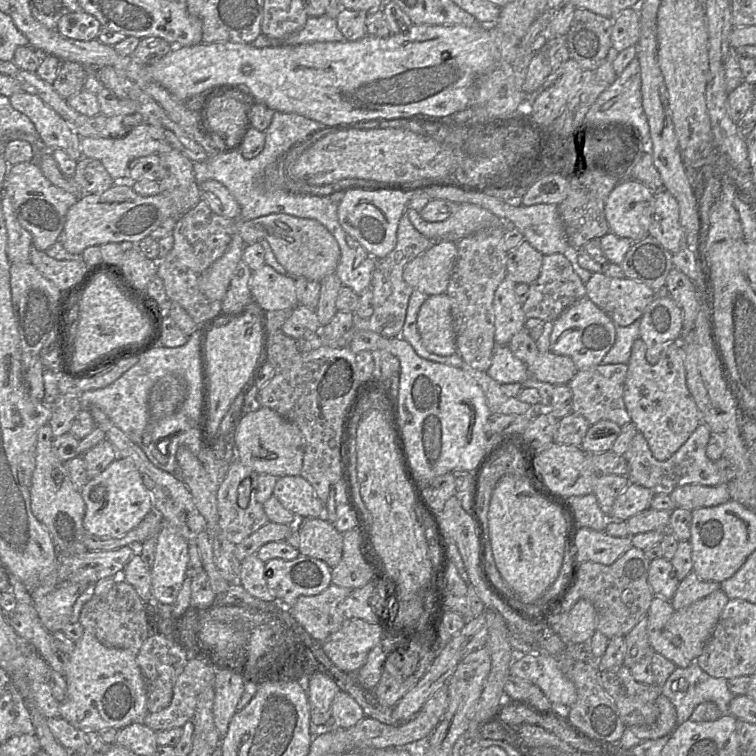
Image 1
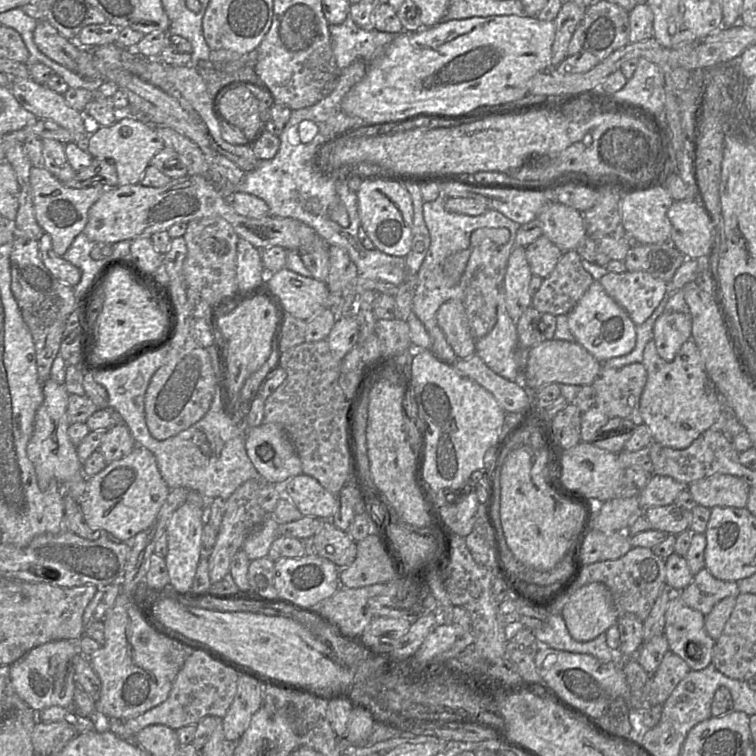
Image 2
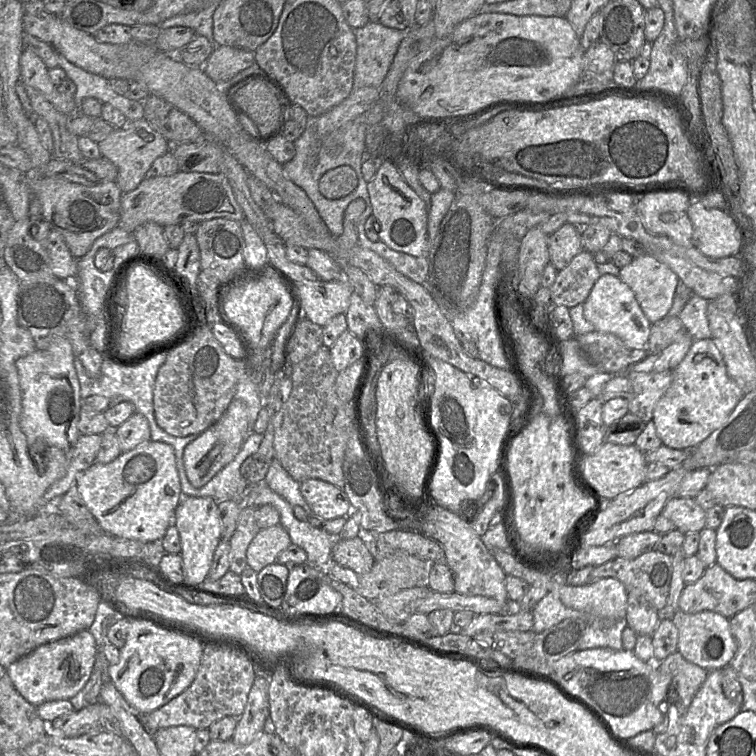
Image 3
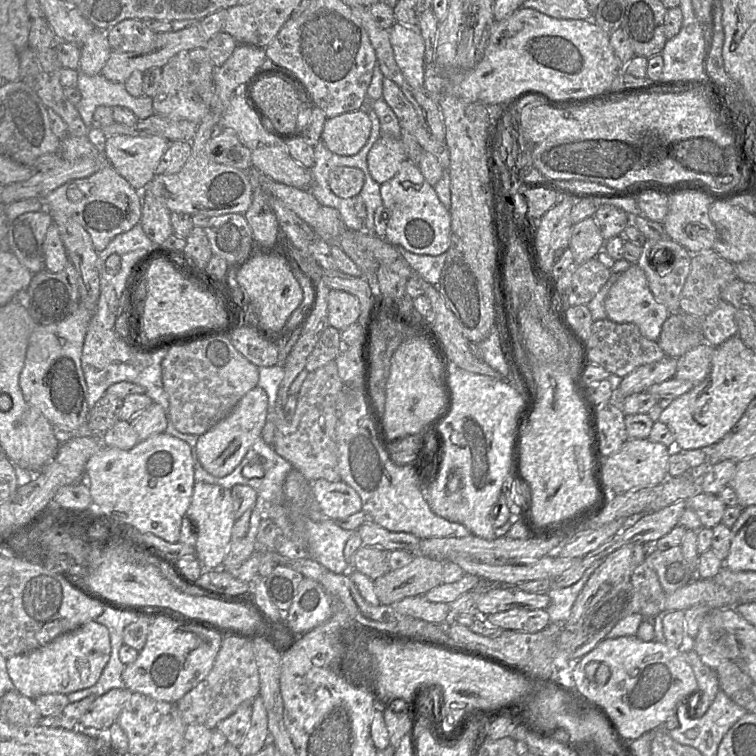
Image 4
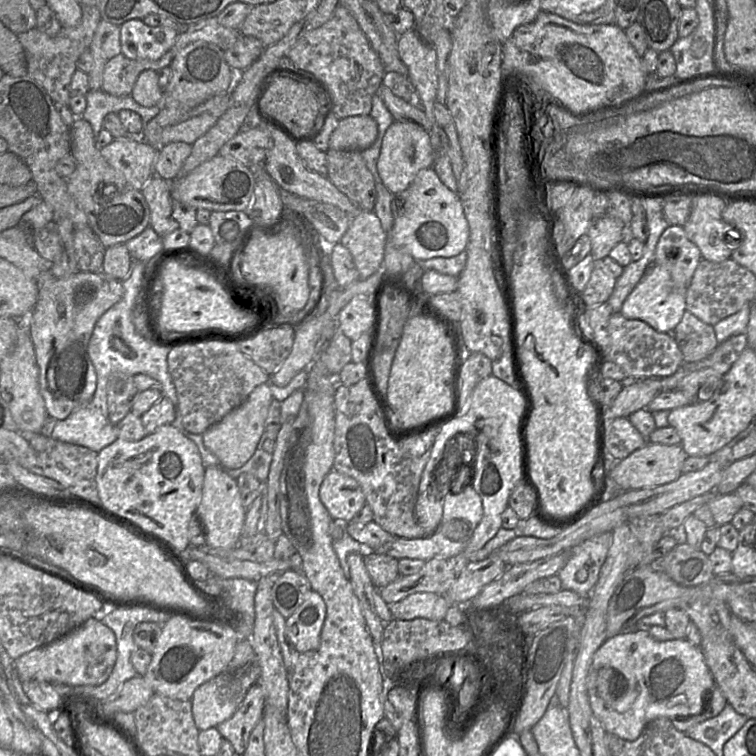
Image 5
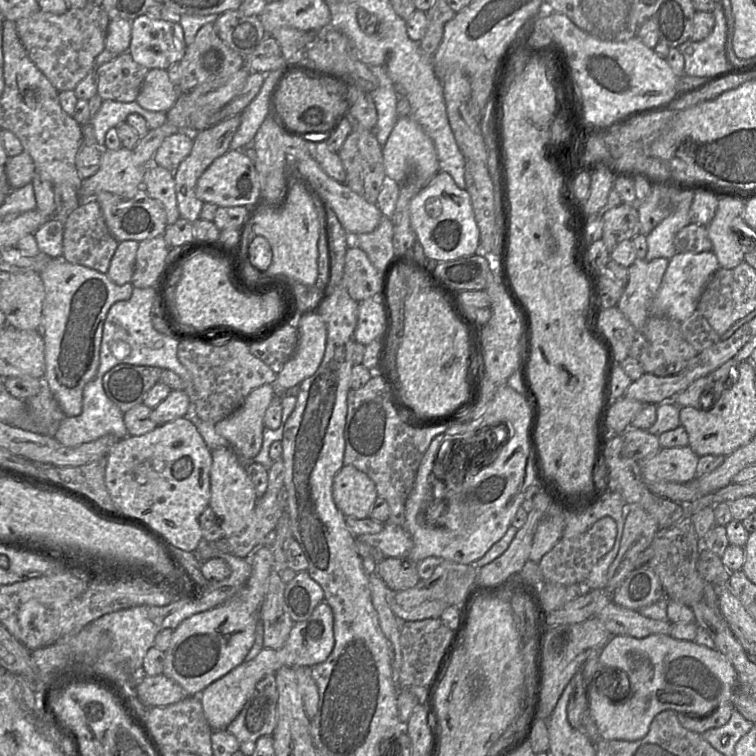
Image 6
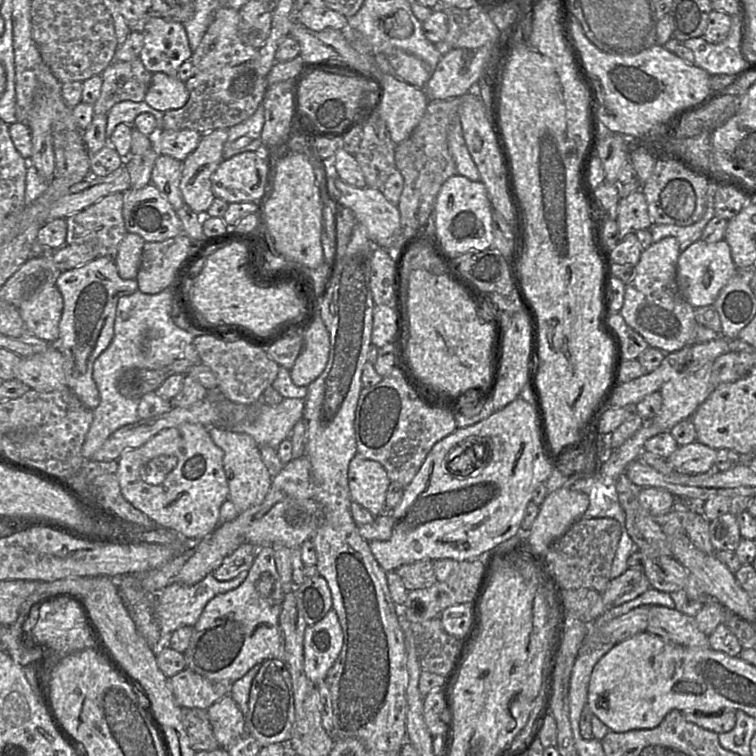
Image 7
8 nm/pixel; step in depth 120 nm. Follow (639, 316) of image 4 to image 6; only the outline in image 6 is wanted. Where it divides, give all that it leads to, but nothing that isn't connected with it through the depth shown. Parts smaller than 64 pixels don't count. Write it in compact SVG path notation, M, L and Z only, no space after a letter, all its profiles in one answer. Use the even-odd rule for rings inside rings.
M713 251L677 253L669 259L660 288L650 306L651 317L662 317L682 323L697 310L701 295L719 269L720 265Z

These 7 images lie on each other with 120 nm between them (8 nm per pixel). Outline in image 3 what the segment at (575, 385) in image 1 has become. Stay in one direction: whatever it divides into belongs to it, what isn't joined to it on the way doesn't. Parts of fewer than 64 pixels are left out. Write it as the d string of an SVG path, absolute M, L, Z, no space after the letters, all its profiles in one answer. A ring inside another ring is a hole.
M671 371L634 372L626 374L633 386L634 395L629 399L629 413L647 424L652 421L654 408L672 381Z

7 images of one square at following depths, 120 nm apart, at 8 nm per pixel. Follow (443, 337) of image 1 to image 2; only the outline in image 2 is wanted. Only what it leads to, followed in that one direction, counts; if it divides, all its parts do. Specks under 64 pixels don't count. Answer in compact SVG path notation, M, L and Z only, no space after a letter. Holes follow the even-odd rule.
M462 300L443 303L437 311L436 319L457 358L476 354L476 341L471 335Z

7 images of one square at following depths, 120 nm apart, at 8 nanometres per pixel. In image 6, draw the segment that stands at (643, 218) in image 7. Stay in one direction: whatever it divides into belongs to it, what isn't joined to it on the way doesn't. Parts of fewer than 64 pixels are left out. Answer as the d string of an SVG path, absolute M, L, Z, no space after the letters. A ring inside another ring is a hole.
M620 204L602 215L604 241L609 253L622 241L640 234L637 204Z

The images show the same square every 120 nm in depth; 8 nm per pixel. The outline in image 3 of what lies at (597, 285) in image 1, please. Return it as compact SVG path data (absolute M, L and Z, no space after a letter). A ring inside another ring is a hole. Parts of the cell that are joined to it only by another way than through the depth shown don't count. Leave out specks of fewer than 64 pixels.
M646 253L633 258L618 277L632 289L652 324L668 315L680 280L668 266Z

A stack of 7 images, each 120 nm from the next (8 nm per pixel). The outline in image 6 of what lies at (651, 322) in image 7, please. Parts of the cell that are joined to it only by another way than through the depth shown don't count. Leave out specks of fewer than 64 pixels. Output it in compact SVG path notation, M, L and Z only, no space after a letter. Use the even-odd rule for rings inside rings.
M636 258L628 267L628 281L617 306L636 330L642 329L651 317L650 306L668 263L666 258L656 258L649 262Z

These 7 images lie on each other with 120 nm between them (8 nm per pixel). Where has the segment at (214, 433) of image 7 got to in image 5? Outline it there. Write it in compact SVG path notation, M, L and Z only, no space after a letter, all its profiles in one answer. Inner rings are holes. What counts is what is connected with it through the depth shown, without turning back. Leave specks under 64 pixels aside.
M219 464L207 467L201 501L196 511L205 523L206 545L219 550L235 548L244 525L246 511L241 501L237 479L232 478Z

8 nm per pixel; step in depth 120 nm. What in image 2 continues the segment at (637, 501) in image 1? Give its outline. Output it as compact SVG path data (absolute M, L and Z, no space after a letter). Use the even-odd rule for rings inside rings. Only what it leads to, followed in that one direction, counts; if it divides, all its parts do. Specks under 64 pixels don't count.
M654 475L637 497L640 506L647 510L648 508L674 504L677 496L687 488L688 485L671 477Z

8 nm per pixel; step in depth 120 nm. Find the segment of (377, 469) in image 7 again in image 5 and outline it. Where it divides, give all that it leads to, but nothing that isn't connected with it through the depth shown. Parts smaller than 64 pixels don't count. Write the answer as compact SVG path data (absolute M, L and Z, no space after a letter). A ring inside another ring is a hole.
M332 469L320 485L319 497L334 521L349 522L366 504L360 484Z

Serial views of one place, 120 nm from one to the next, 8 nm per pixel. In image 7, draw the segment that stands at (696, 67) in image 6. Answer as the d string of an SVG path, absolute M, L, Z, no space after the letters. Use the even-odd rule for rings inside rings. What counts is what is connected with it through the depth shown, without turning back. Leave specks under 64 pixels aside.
M740 13L732 15L728 36L719 44L708 43L703 37L691 38L681 44L693 51L694 64L710 75L734 75L749 63L739 46L740 24Z

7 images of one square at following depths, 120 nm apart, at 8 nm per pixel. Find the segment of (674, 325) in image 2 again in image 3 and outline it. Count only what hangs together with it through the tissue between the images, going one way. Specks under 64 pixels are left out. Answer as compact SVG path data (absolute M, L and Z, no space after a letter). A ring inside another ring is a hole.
M687 332L683 338L676 340L659 354L649 354L645 359L631 365L634 372L667 372L672 371L688 353L693 339Z

